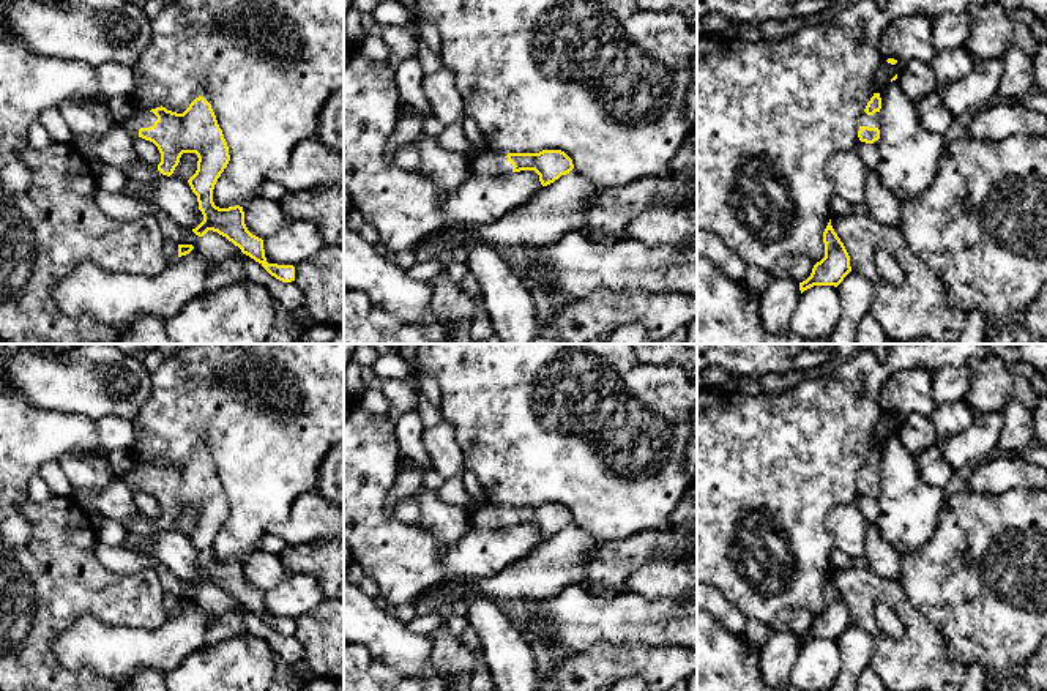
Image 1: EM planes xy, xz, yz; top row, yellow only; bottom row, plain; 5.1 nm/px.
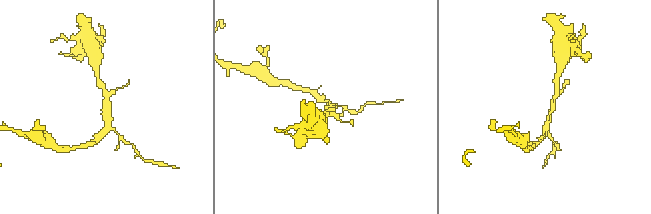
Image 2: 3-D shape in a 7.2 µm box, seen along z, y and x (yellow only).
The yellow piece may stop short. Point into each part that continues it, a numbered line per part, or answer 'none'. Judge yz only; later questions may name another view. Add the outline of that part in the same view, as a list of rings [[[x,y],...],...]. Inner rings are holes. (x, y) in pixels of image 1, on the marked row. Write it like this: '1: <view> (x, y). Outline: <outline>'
1: yz (864, 120). Outline: [[[864,112],[859,117],[859,123],[858,123],[856,131],[859,131],[861,126],[878,128],[880,129],[880,112],[875,112],[874,115],[867,115]]]

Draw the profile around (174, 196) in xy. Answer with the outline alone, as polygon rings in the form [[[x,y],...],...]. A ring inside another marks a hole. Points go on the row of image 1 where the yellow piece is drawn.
[[[137,156],[126,166],[125,175],[128,180],[136,181],[143,191],[150,191],[151,204],[161,208],[183,229],[192,230],[203,221],[197,196],[188,181],[172,175],[162,175],[158,166],[147,164]]]

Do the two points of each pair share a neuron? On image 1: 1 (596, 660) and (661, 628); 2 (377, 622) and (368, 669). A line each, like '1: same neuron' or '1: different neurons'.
1: different neurons
2: different neurons

